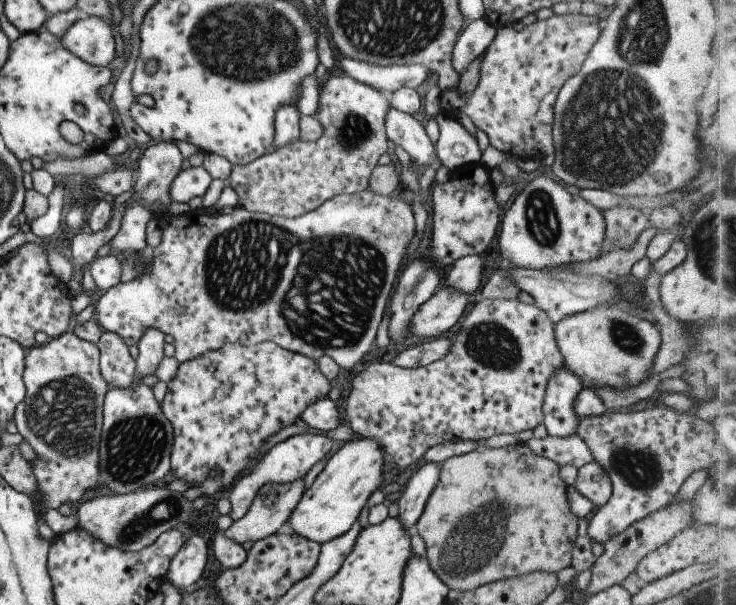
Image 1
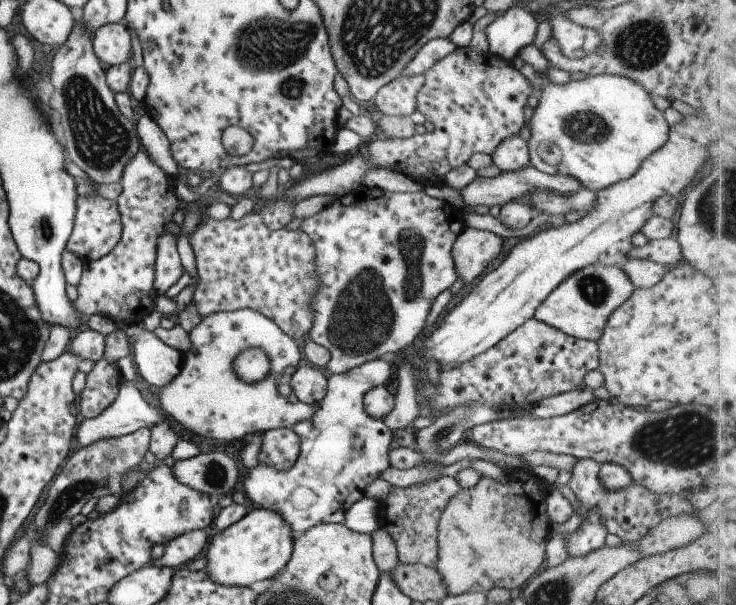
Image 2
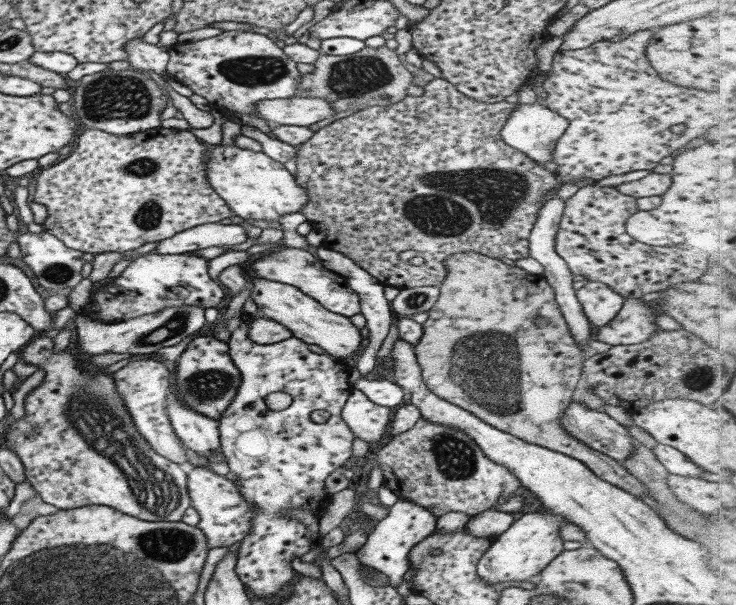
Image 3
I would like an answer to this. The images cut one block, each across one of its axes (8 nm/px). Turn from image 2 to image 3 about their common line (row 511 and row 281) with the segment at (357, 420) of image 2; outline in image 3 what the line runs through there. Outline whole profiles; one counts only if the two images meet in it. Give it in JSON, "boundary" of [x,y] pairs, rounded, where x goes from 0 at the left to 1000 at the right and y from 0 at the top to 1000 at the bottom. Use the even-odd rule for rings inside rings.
{"boundary":[[[386,407],[368,412],[341,428],[334,441],[334,448],[337,455],[352,456],[357,463],[371,463],[401,473],[412,486],[423,489],[442,512],[455,519],[465,519],[473,524],[489,516],[485,484],[471,471],[471,464],[458,451],[444,446],[444,443],[436,438],[436,431],[431,425],[413,412]]]}

